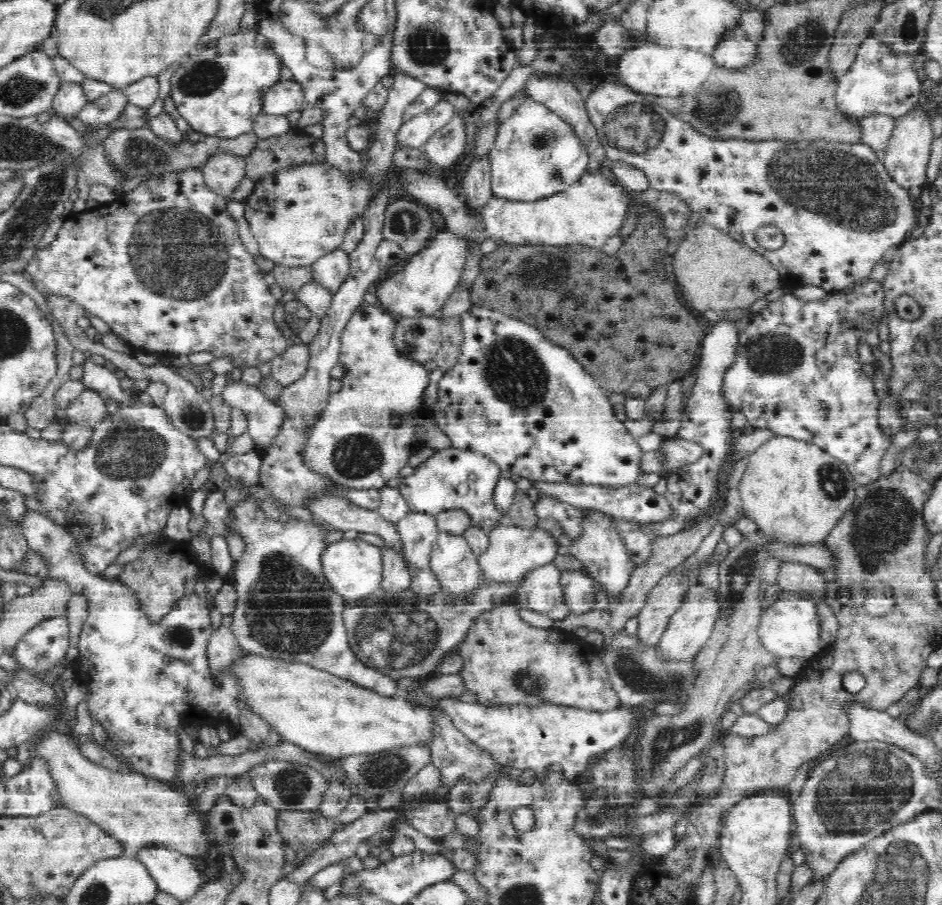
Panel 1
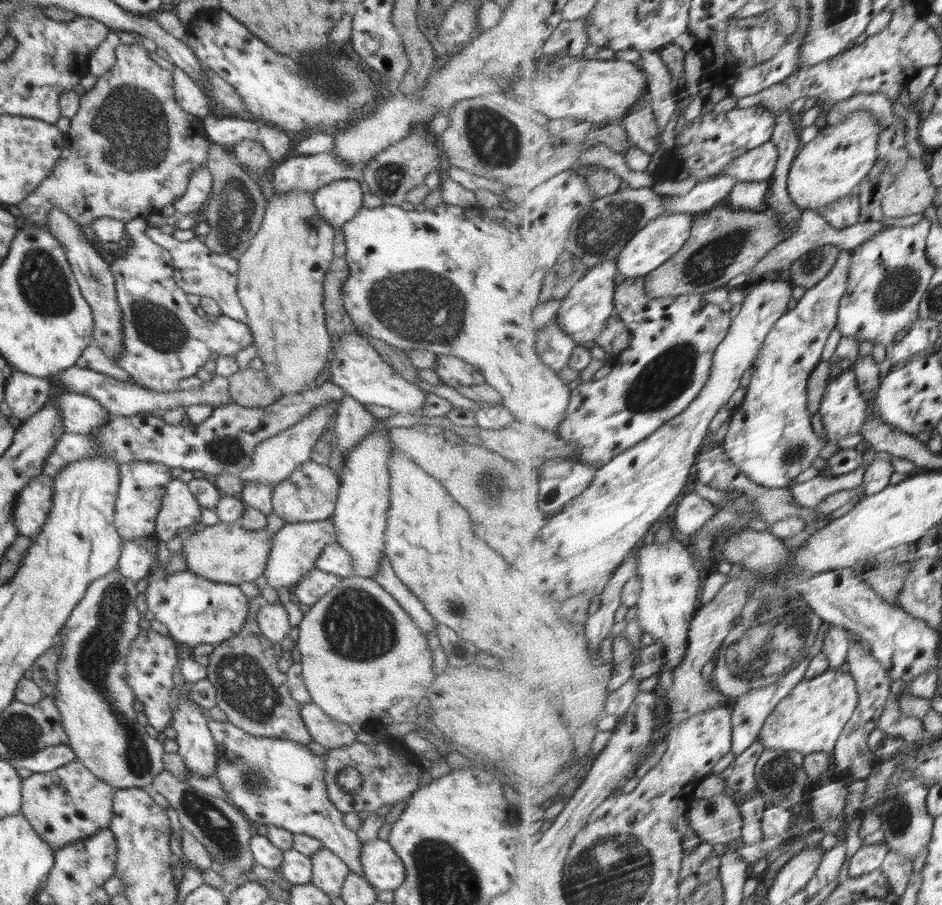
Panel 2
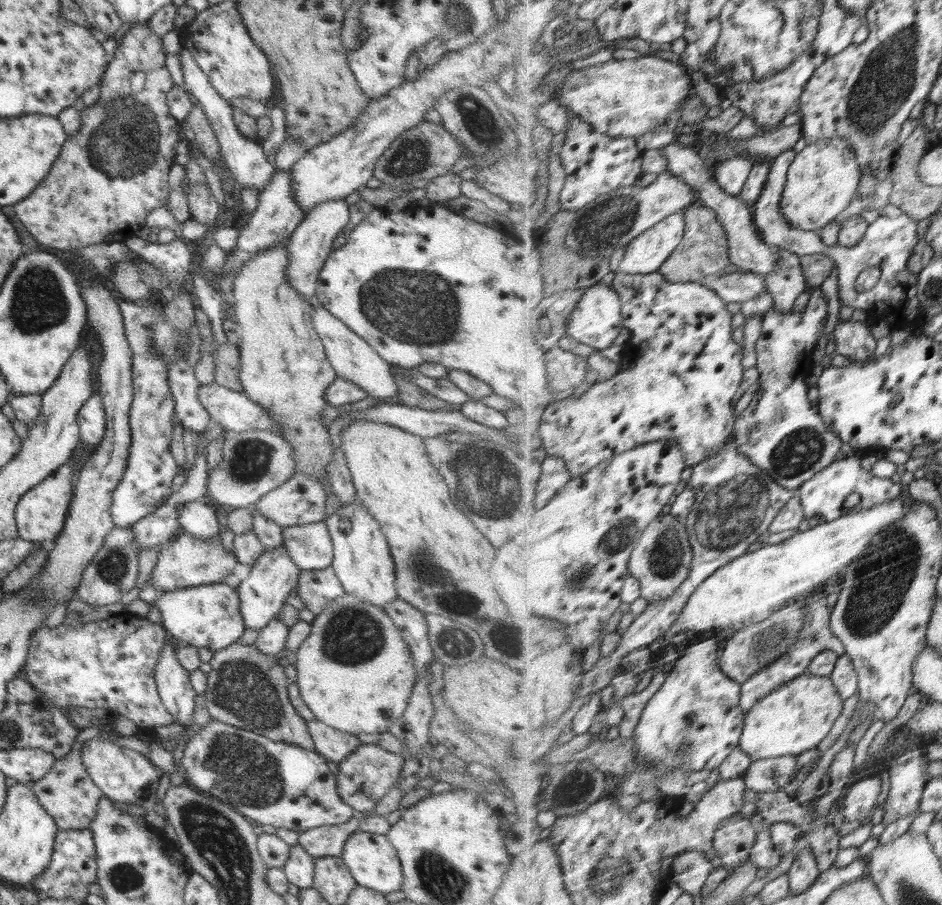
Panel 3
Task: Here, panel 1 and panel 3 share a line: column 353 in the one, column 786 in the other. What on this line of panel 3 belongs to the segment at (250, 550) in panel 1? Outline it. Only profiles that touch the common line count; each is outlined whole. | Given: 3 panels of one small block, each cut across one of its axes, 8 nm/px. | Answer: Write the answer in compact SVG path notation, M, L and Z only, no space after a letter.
M826 592L818 593L817 596L812 596L804 604L807 607L807 611L805 612L803 628L799 631L796 645L787 654L778 658L773 664L764 668L759 674L752 676L752 679L742 685L742 707L744 707L746 714L750 713L756 707L756 704L760 703L760 700L771 695L772 691L776 691L776 689L786 685L786 683L807 674L811 668L811 663L822 652L828 650L838 652L840 657L847 654L846 645L831 628L832 616L835 610L830 608L828 594Z

